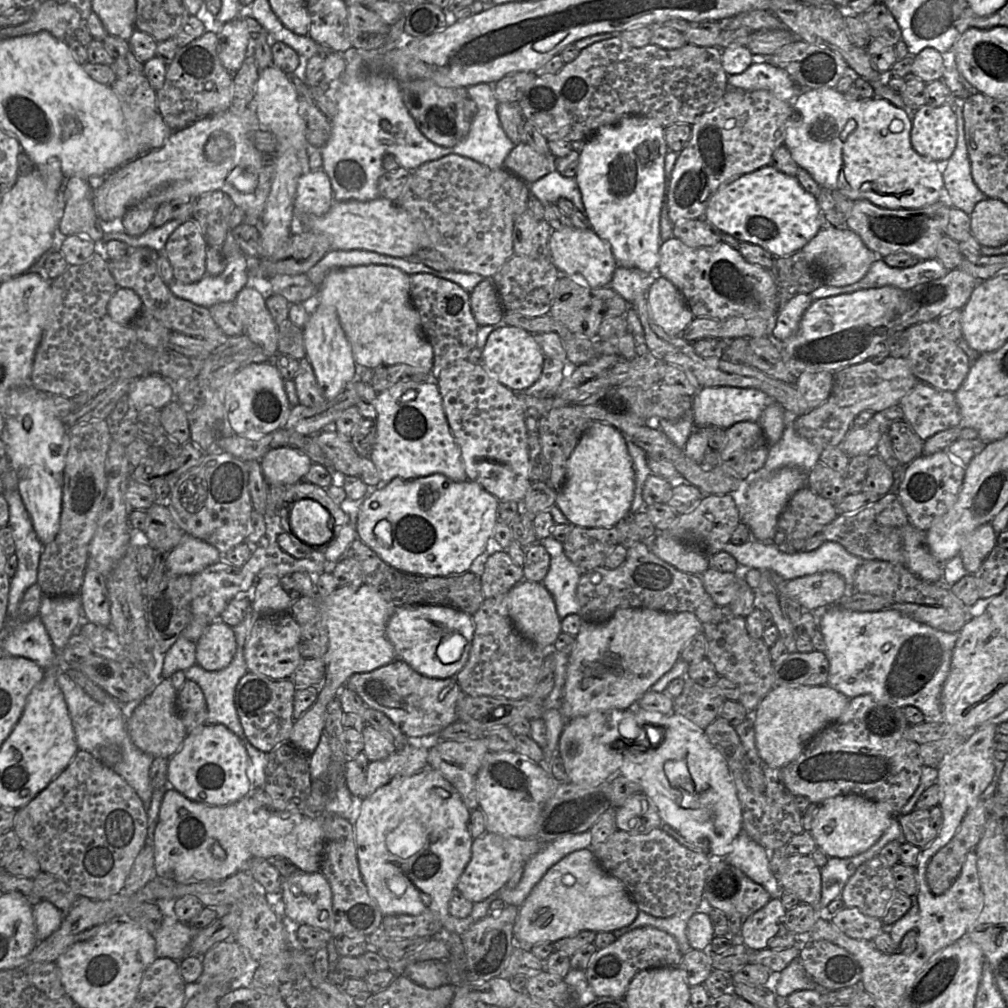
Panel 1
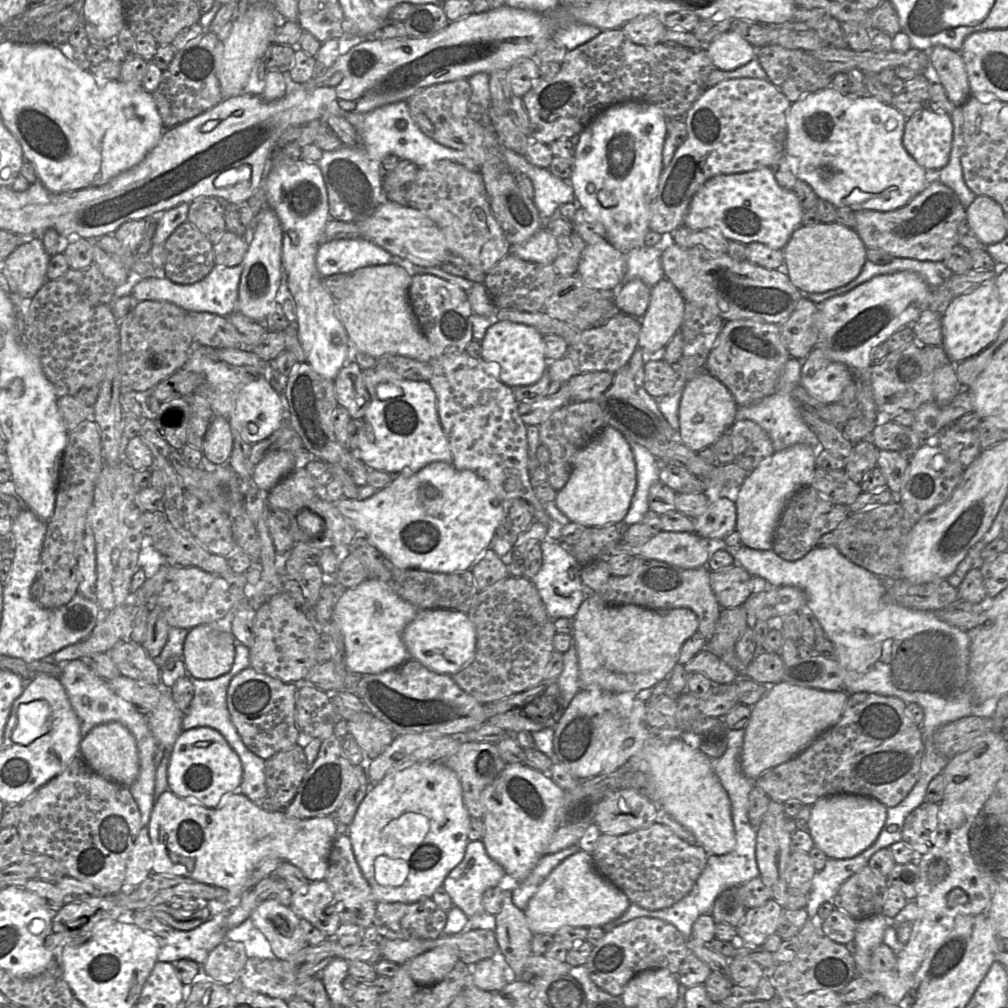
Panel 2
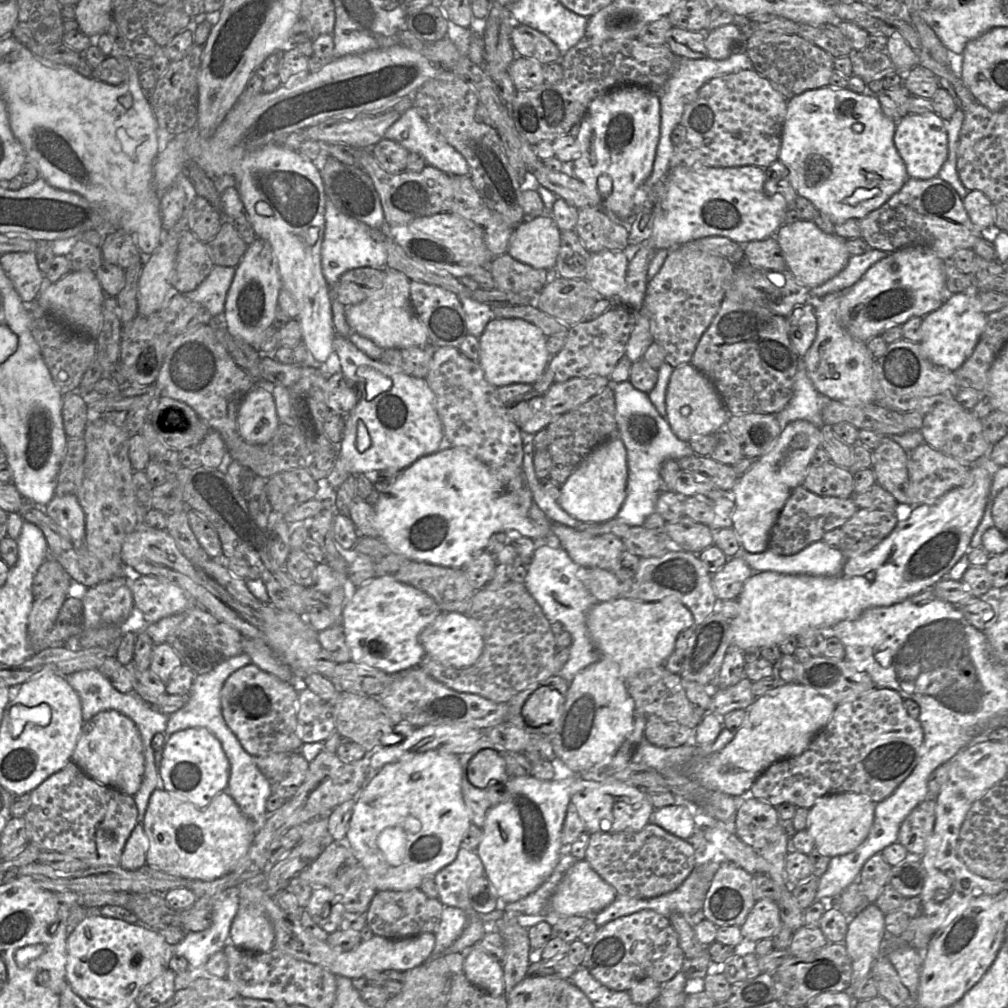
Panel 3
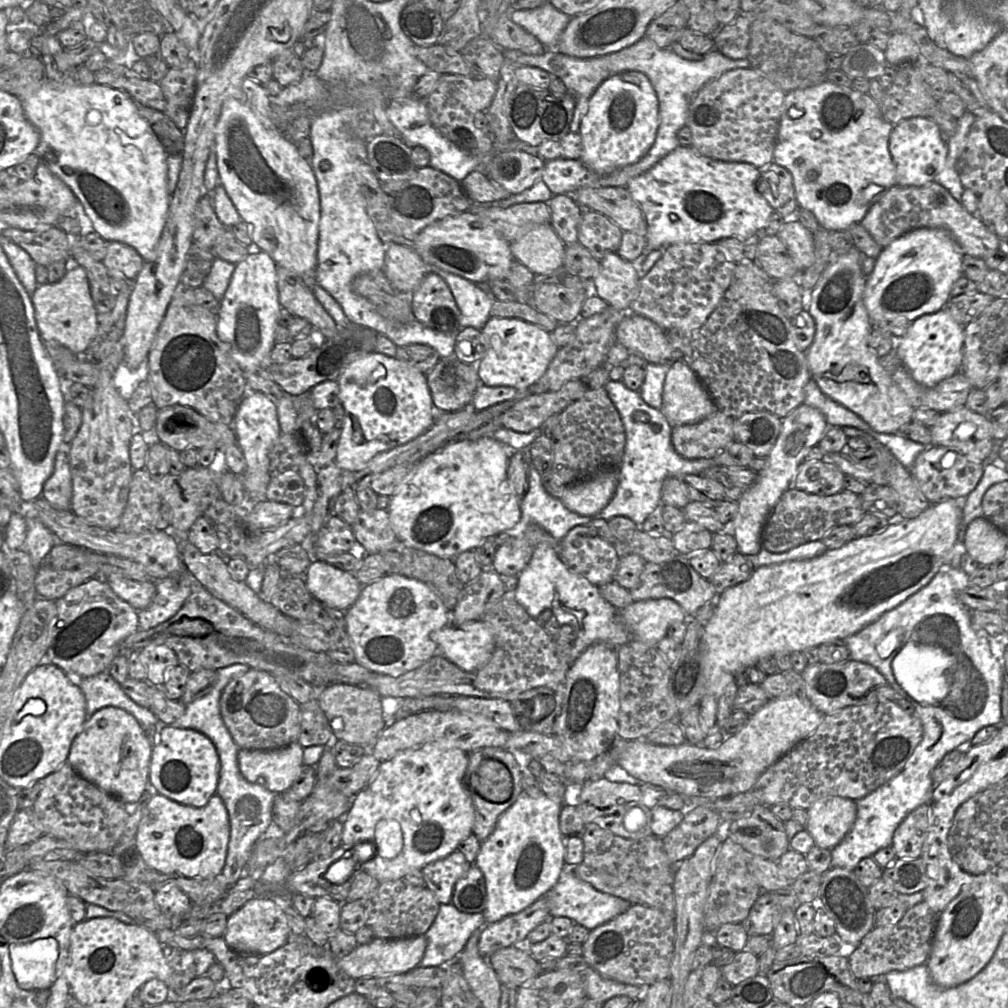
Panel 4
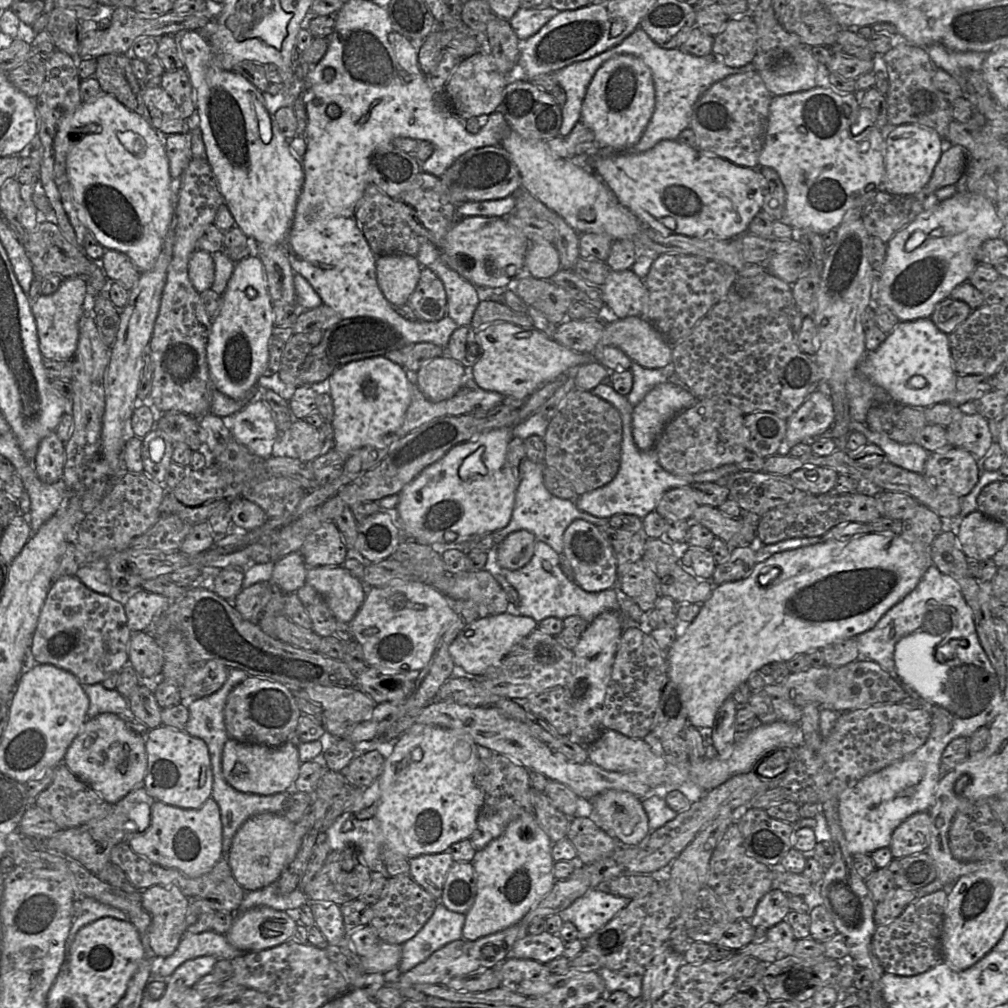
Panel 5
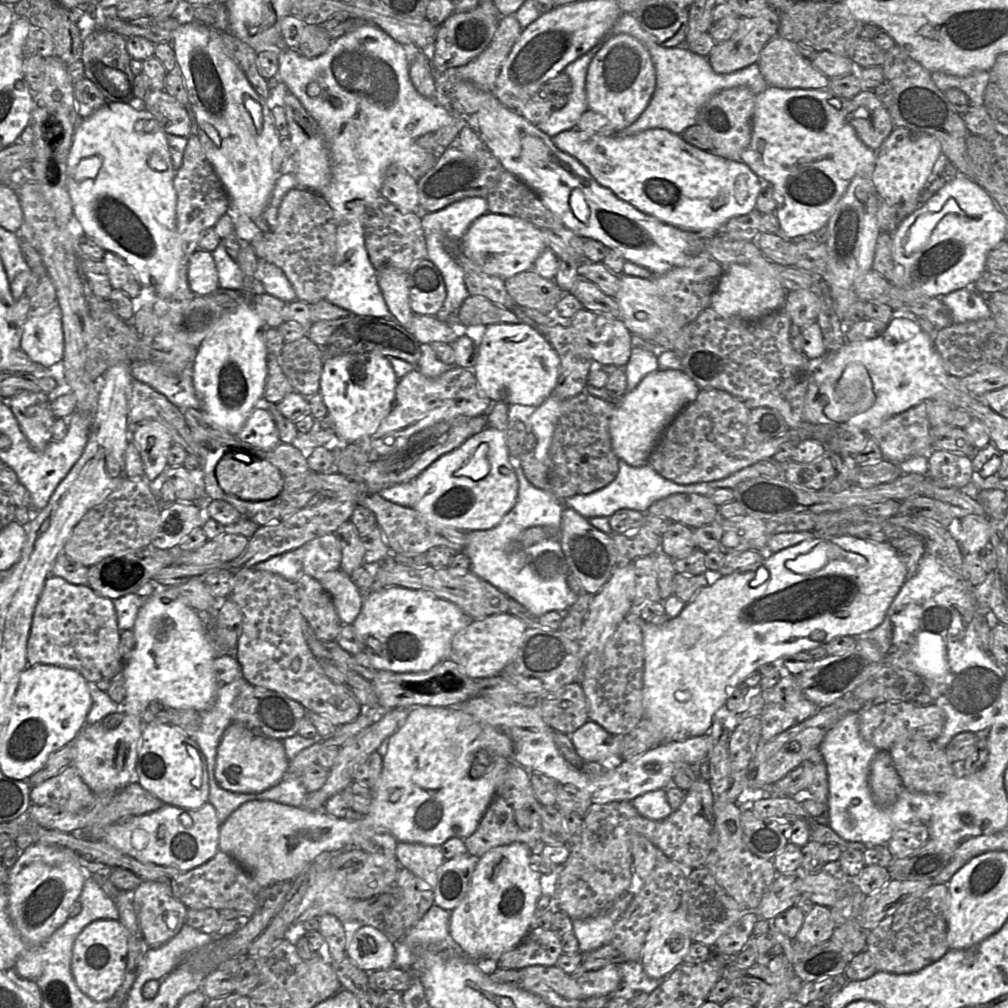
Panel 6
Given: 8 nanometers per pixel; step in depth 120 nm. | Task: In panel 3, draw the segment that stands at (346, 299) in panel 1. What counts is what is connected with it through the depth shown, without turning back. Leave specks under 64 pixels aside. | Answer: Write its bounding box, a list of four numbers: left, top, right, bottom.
[345,267,430,350]

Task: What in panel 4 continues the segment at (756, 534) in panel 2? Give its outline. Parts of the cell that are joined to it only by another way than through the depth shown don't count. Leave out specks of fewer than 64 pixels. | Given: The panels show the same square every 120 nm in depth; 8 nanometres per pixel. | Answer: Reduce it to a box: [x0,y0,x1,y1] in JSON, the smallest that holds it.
[728,403,828,555]

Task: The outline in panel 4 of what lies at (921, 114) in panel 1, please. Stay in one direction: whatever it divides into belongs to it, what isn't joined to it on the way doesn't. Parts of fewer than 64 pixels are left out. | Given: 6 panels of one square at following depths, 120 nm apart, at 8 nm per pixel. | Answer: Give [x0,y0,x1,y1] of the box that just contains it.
[888,117,947,187]

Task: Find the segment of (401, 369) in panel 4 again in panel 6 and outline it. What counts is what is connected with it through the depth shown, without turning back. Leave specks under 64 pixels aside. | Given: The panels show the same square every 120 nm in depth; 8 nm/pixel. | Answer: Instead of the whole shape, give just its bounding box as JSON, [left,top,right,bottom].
[319,353,398,444]

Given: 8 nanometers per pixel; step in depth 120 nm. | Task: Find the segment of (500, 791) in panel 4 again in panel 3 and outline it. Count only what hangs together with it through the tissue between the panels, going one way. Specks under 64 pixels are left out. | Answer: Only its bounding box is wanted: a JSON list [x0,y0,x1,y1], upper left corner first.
[467,749,508,788]

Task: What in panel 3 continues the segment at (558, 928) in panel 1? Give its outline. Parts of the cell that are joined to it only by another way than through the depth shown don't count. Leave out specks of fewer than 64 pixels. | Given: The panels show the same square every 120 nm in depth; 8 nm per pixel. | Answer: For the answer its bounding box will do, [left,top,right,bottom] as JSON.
[547,860,616,918]

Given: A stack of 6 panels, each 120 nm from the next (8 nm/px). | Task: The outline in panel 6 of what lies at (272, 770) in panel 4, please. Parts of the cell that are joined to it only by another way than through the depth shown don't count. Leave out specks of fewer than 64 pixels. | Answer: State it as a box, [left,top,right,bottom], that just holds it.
[215,722,289,793]

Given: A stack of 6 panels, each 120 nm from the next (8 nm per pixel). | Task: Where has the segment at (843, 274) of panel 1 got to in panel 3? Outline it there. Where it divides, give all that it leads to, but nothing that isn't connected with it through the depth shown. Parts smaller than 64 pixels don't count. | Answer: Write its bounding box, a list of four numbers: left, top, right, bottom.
[774,220,852,289]

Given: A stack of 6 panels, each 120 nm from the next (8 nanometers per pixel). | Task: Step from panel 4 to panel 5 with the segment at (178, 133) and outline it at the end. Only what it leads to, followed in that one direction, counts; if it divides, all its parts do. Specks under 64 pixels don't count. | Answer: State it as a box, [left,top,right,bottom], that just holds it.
[94,53,151,124]

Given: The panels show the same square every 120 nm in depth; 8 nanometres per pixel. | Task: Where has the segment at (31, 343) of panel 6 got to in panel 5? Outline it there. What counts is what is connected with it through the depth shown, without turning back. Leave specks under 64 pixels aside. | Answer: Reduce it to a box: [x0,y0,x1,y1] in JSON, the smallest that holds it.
[31,277,88,360]

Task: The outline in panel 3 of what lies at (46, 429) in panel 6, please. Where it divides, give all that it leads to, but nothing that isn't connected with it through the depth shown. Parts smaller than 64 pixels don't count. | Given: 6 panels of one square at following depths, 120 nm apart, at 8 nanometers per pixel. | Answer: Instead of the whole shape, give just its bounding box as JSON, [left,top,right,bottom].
[45,493,85,547]

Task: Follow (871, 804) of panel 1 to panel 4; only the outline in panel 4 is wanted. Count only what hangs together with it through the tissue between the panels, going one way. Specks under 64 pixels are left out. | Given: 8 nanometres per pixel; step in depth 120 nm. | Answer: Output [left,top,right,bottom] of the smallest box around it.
[806,797,857,850]

